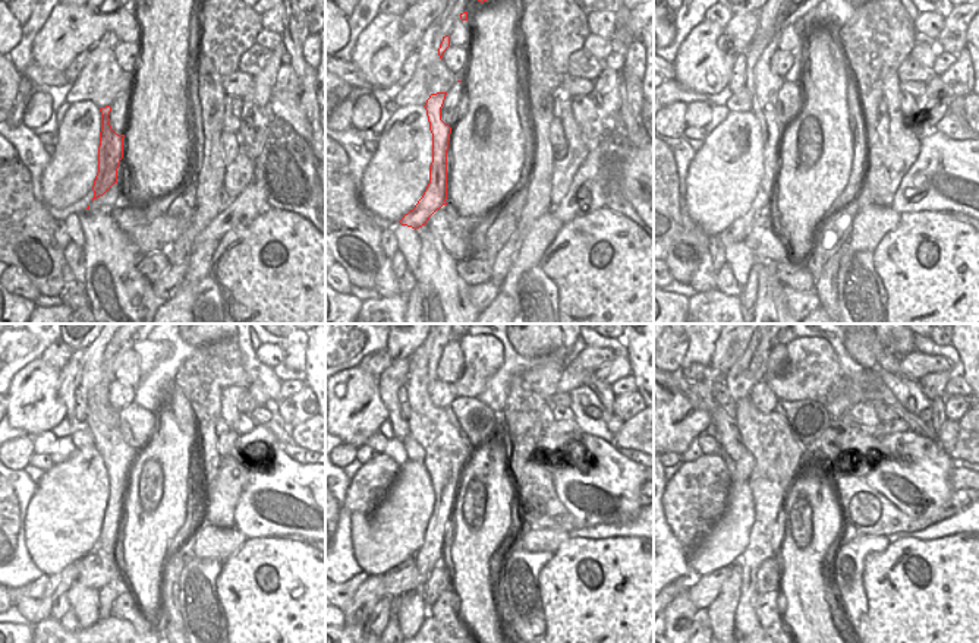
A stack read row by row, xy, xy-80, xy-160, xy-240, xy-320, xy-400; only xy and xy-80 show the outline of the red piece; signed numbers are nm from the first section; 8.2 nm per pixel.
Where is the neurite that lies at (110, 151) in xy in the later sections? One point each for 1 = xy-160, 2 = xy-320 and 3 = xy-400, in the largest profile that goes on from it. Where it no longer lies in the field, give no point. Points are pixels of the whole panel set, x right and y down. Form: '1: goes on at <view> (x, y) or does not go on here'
1: goes on at xy-160 (762, 84)
2: goes on at xy-320 (356, 617)
3: goes on at xy-400 (683, 611)

